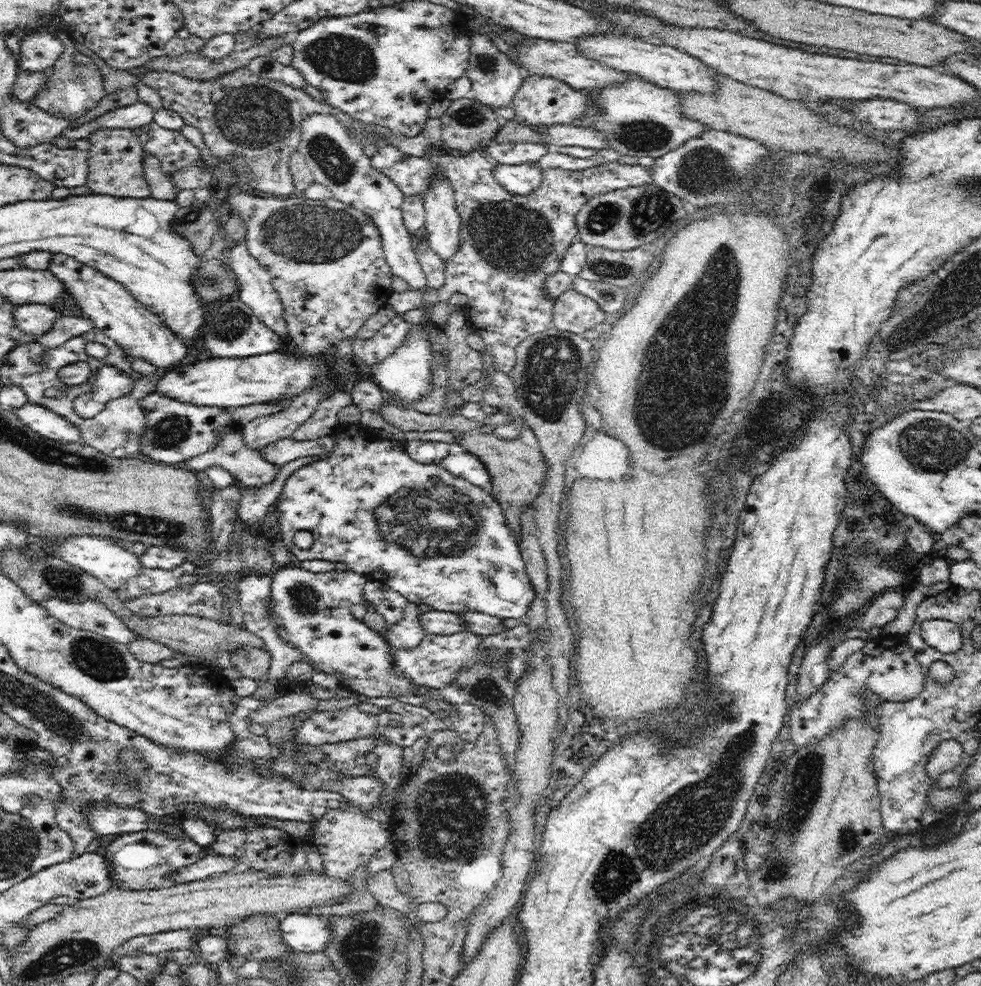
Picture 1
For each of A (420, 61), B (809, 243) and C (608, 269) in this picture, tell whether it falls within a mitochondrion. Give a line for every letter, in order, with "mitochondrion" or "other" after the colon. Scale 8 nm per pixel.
A: other
B: other
C: mitochondrion

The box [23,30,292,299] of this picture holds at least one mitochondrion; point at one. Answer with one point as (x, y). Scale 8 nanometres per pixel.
(195, 213)

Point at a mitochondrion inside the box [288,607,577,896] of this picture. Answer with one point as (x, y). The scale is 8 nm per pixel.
(452, 809)

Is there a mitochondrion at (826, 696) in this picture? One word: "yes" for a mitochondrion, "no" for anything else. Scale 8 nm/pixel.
no

